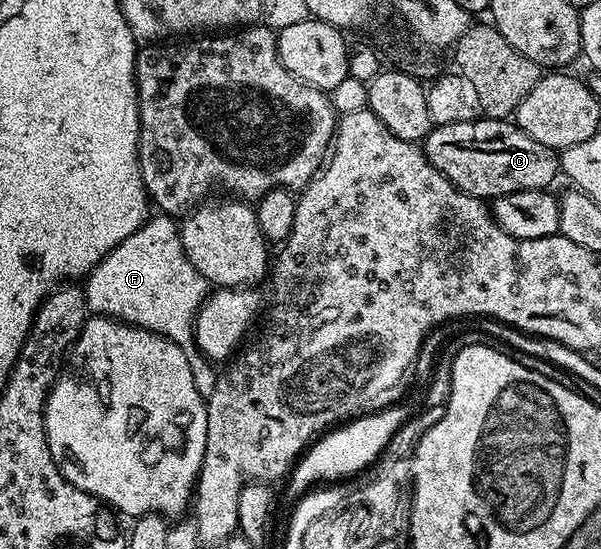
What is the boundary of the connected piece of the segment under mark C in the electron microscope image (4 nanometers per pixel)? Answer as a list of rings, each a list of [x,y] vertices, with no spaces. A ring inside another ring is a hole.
[[[476,119],[466,123],[437,125],[422,142],[428,162],[450,183],[471,197],[495,199],[527,189],[548,189],[561,172],[557,150],[530,139],[526,131],[508,119]]]

